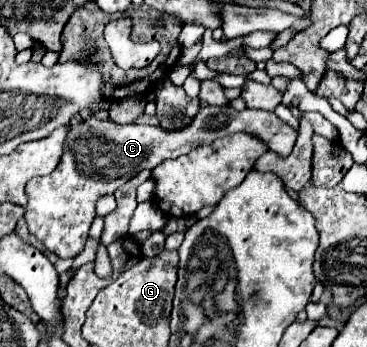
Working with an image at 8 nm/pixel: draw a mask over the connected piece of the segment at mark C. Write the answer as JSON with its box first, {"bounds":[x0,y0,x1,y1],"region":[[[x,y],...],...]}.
{"bounds":[25,105,297,259],"region":[[[213,105],[203,107],[199,111],[199,115],[193,119],[193,123],[189,125],[189,129],[185,127],[181,131],[165,131],[159,125],[157,127],[135,125],[135,123],[119,125],[119,123],[113,123],[111,119],[101,121],[97,117],[87,117],[79,125],[69,125],[69,137],[65,139],[65,153],[63,153],[63,157],[71,155],[73,161],[63,161],[63,157],[61,157],[57,169],[53,169],[51,175],[37,177],[37,179],[31,179],[27,183],[27,187],[25,187],[25,193],[27,193],[27,199],[29,199],[29,203],[25,207],[27,227],[59,259],[73,259],[83,249],[83,245],[87,241],[89,227],[91,227],[91,221],[95,217],[95,203],[97,203],[99,197],[115,193],[117,187],[121,187],[125,181],[129,181],[141,169],[149,169],[151,171],[151,169],[155,169],[165,159],[177,159],[179,155],[185,155],[185,153],[189,153],[195,147],[207,145],[207,143],[211,143],[215,139],[239,133],[239,131],[251,133],[253,137],[259,137],[269,147],[269,151],[273,151],[273,153],[277,153],[281,157],[287,157],[293,151],[293,145],[295,145],[295,139],[297,139],[297,133],[289,125],[285,125],[271,111],[257,111],[257,109],[235,111],[233,107],[213,107]]]}

